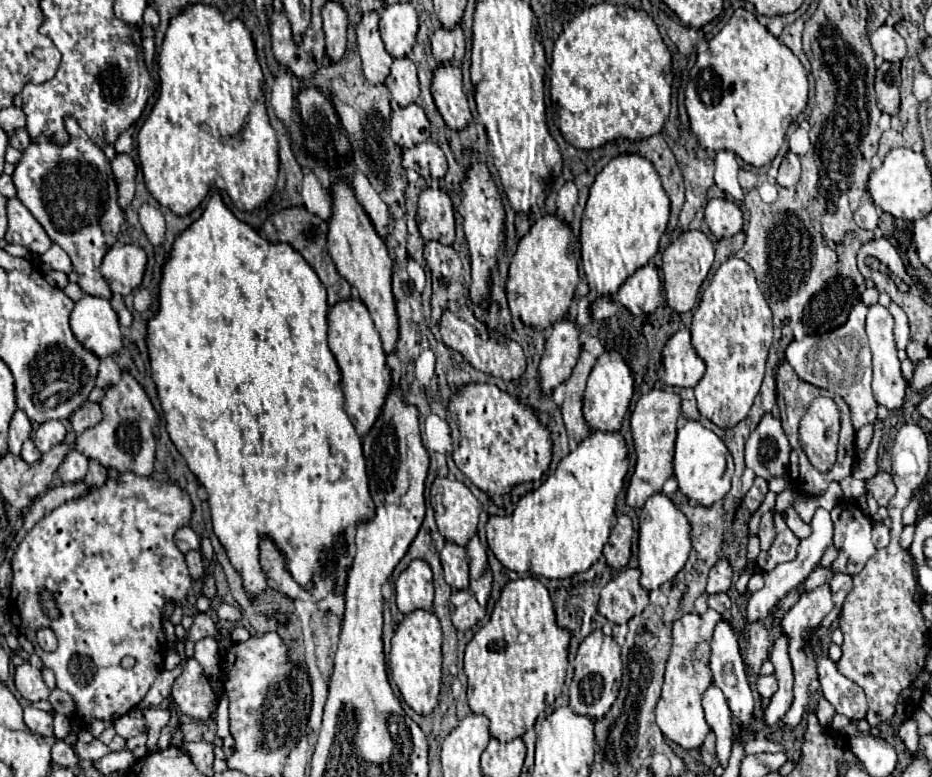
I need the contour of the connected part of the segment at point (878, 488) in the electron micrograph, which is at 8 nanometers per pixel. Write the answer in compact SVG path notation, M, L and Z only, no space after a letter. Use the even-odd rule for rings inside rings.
M877 473L873 479L867 481L867 491L873 493L875 501L881 507L887 507L889 499L895 495L895 483L889 473Z

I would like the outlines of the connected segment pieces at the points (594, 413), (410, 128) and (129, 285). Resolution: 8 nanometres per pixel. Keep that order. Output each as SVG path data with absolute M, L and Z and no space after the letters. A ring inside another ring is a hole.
M607 351L603 353L589 379L587 379L587 389L585 389L585 399L583 399L583 415L589 423L589 427L597 431L619 431L625 413L629 411L629 403L633 397L633 369L629 367L629 361L619 353L619 351Z
M411 103L407 107L391 105L391 139L399 147L413 147L415 143L429 139L429 121L421 105Z
M115 245L107 251L107 255L103 257L103 263L101 263L101 275L105 277L105 281L113 283L113 293L119 293L119 295L129 295L143 279L143 273L145 273L145 267L147 267L147 255L141 247L137 245Z

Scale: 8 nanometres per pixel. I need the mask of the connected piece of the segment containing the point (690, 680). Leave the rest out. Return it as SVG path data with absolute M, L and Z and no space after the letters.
M683 617L673 623L673 647L667 661L665 671L665 683L663 683L663 695L657 703L655 715L657 725L663 731L667 739L687 747L701 747L703 739L711 731L707 727L707 721L703 717L701 707L701 695L711 685L711 669L709 669L709 653L683 653Z

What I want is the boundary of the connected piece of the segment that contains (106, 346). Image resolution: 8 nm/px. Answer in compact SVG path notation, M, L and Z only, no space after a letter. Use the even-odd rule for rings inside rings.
M83 295L71 311L71 329L83 347L95 351L99 357L121 351L123 335L119 331L119 319L111 301L105 297Z

